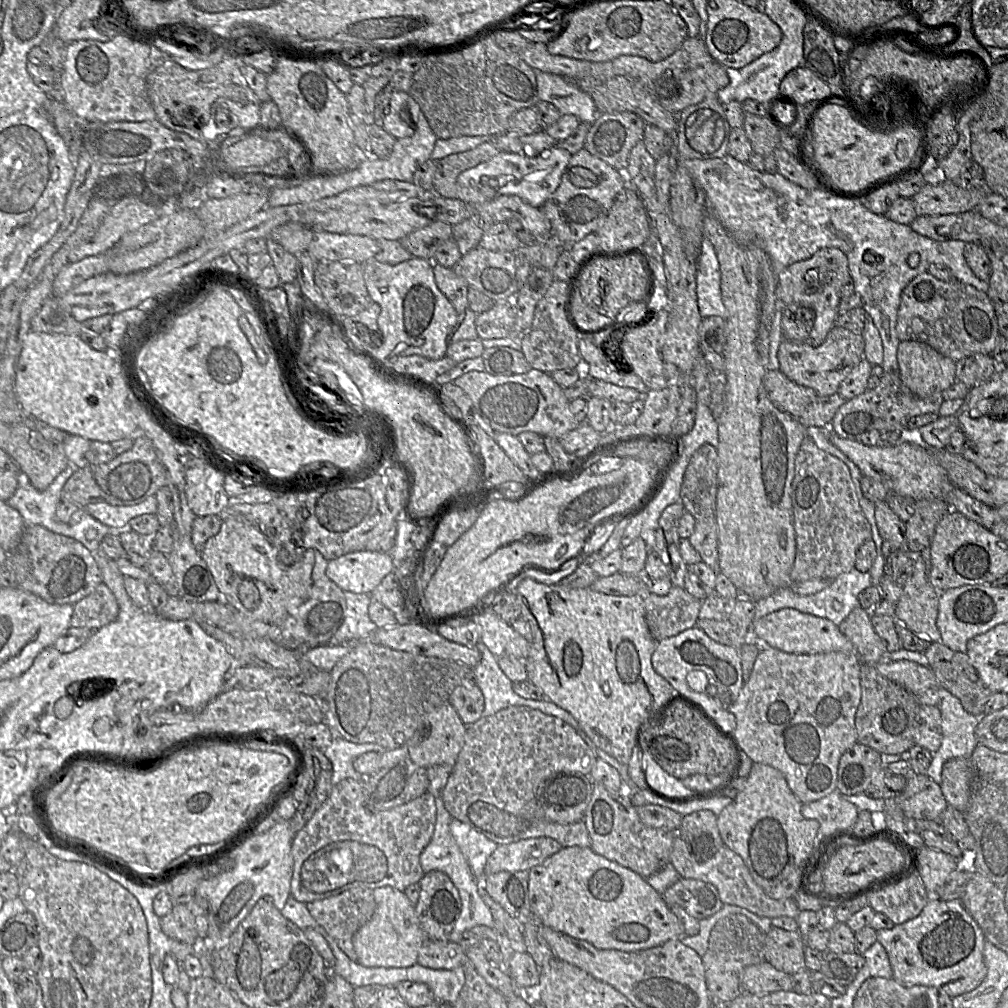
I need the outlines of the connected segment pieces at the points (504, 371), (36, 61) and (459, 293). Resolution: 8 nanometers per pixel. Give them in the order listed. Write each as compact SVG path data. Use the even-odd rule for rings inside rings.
M506 346L485 349L481 358L484 363L484 371L491 375L519 375L531 369L520 350Z
M39 45L29 51L26 68L33 82L50 98L64 102L60 70L50 66L49 54L43 51Z
M440 264L433 265L433 274L437 287L451 302L455 310L459 313L468 308L468 284L464 278L457 275L451 268L446 268Z

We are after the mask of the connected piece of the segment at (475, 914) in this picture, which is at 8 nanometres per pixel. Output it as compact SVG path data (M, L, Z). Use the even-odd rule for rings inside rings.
M441 795L435 797L435 805L436 823L433 836L423 849L419 862L424 873L432 870L441 871L457 888L461 899L461 912L448 940L460 943L462 934L473 927L486 926L495 930L491 911L479 895L479 884L485 876L486 862L498 845L469 825L452 818L444 806Z

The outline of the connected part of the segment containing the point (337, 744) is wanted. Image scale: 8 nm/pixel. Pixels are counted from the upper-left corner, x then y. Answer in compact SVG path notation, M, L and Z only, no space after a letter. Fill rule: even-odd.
M336 736L323 751L332 765L332 784L335 785L347 778L360 779L361 777L366 777L354 769L354 760L361 754L367 752L380 754L384 750L386 749L376 743L356 744Z

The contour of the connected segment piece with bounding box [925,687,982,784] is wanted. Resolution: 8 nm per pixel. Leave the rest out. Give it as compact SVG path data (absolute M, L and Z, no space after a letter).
M939 687L937 706L941 712L942 743L933 753L926 775L940 784L944 764L952 758L970 758L978 745L975 728L982 716L968 713L960 700L948 690Z

